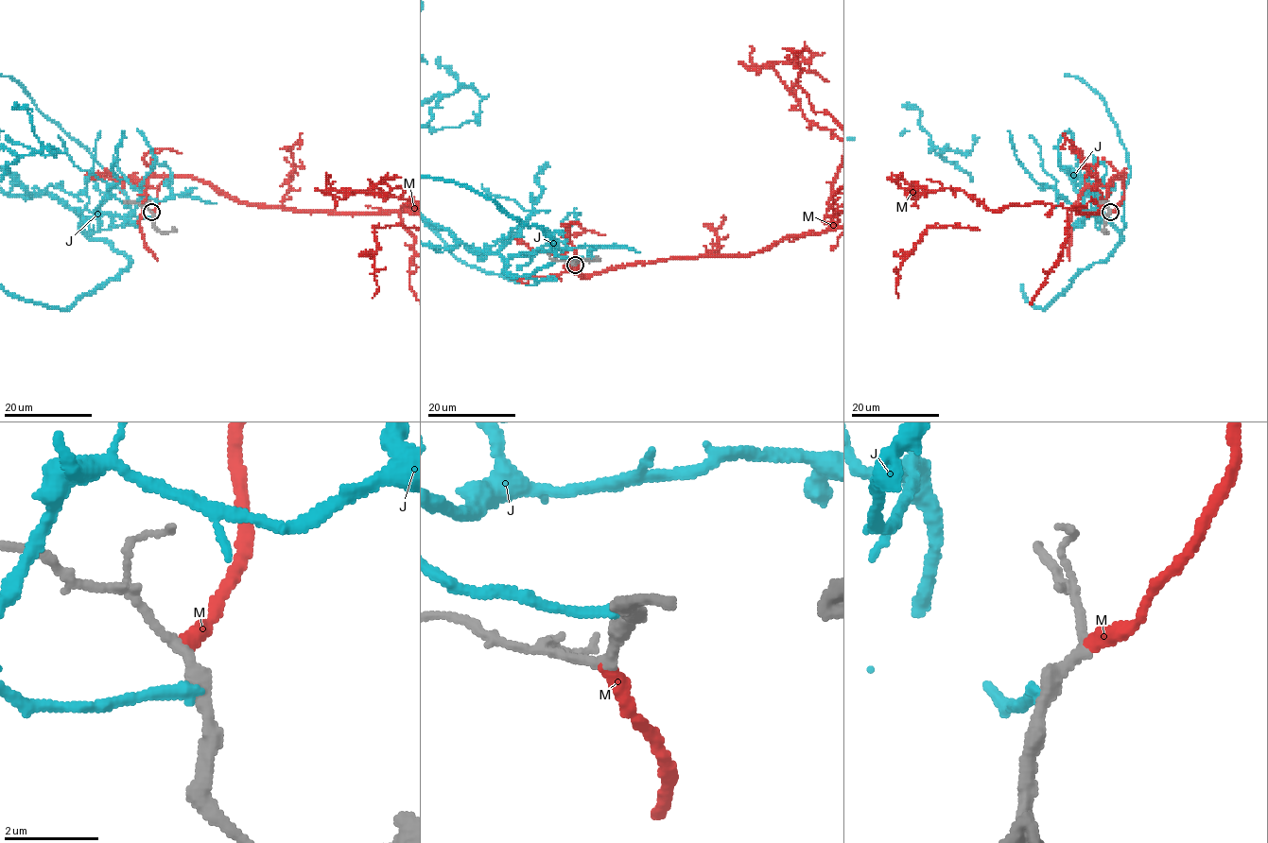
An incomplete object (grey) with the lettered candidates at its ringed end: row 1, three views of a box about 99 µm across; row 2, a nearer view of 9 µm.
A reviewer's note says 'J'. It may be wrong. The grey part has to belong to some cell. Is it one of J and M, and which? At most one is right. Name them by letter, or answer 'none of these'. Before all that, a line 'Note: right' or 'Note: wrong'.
Note: wrong
M

